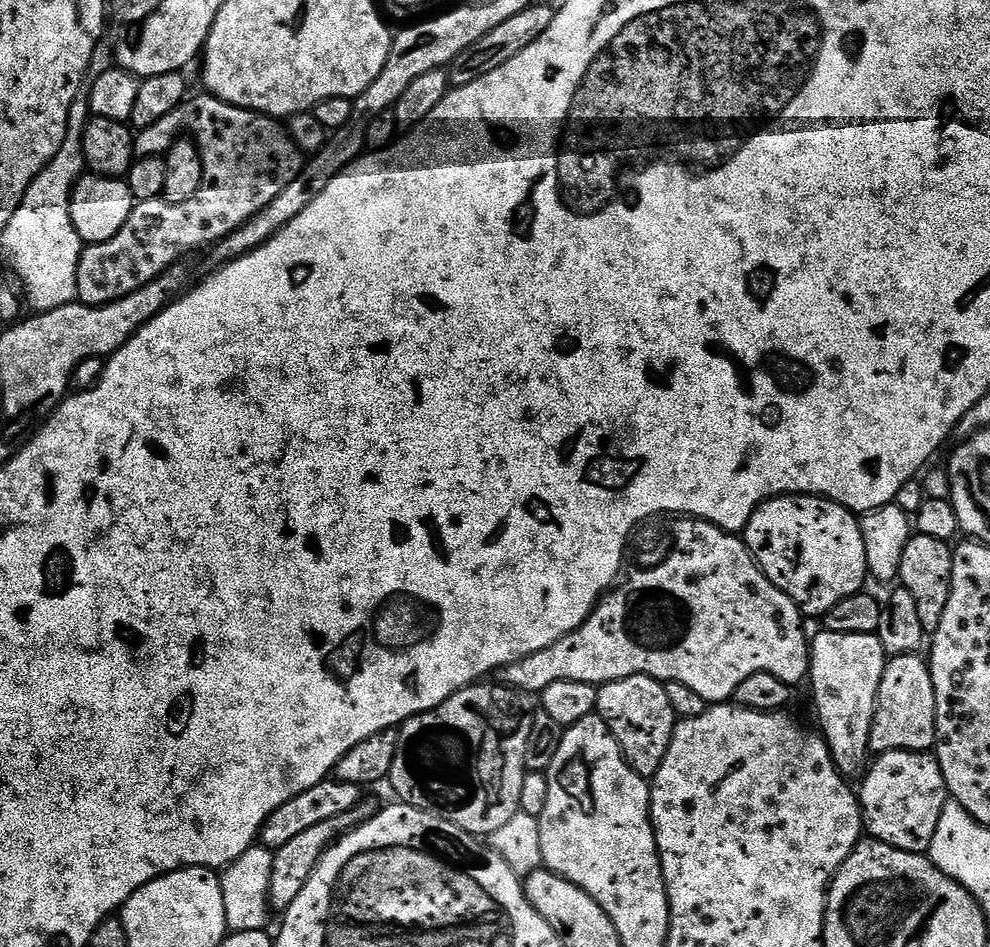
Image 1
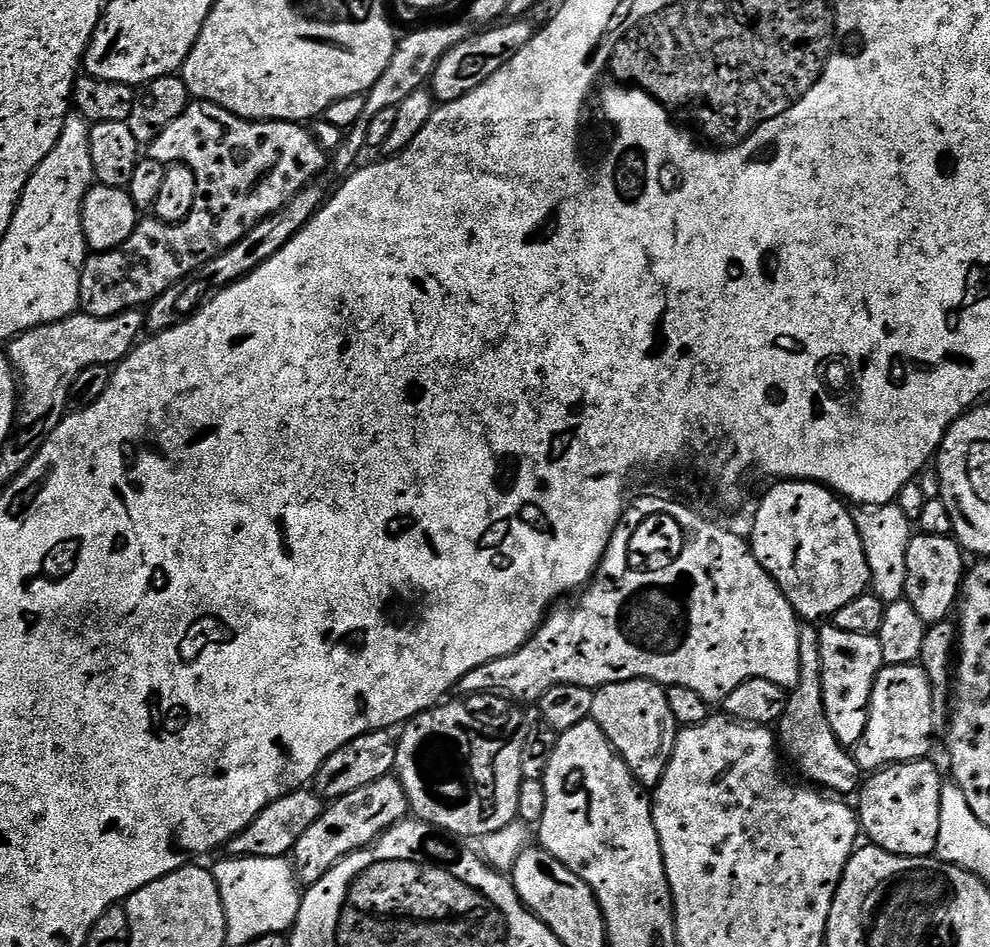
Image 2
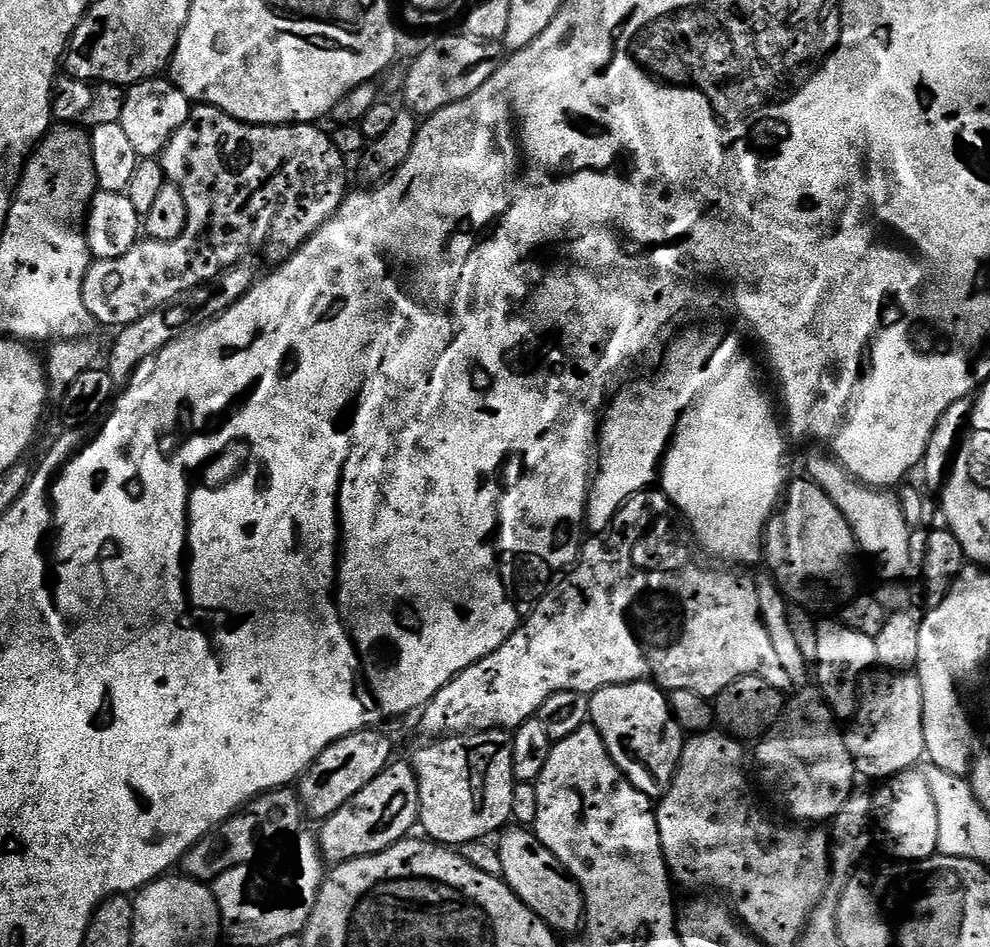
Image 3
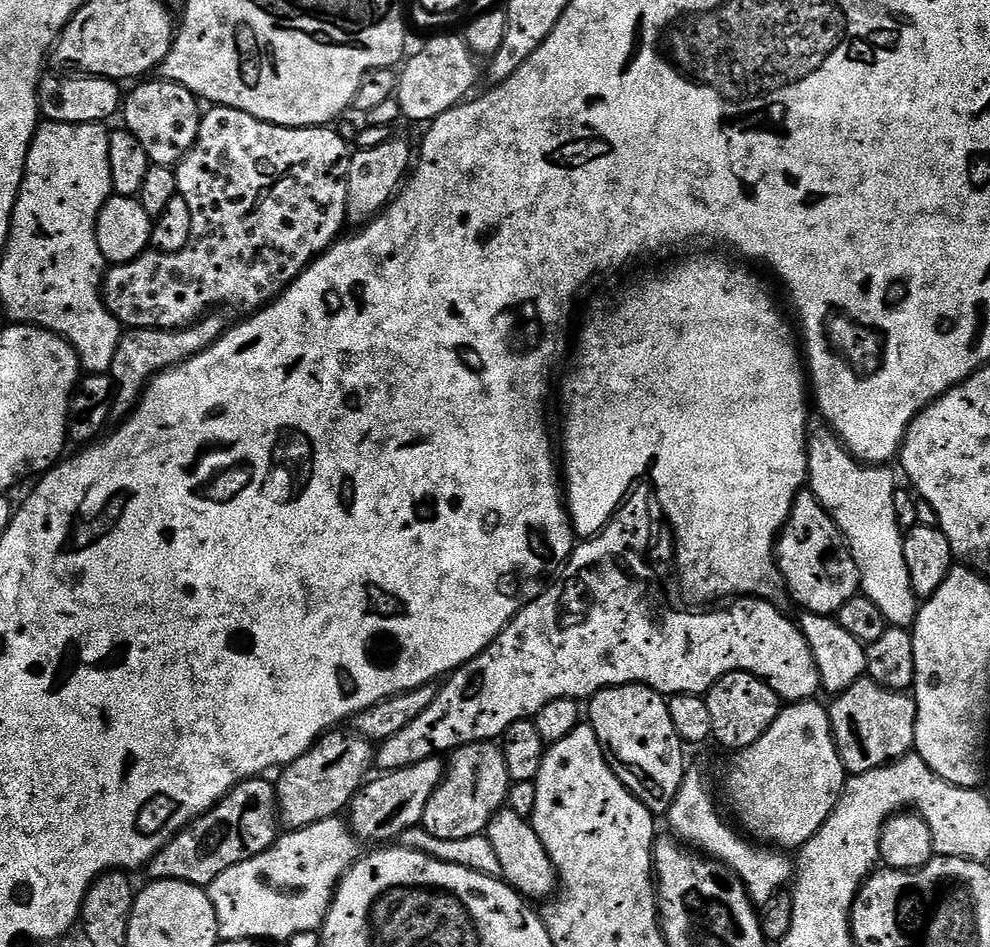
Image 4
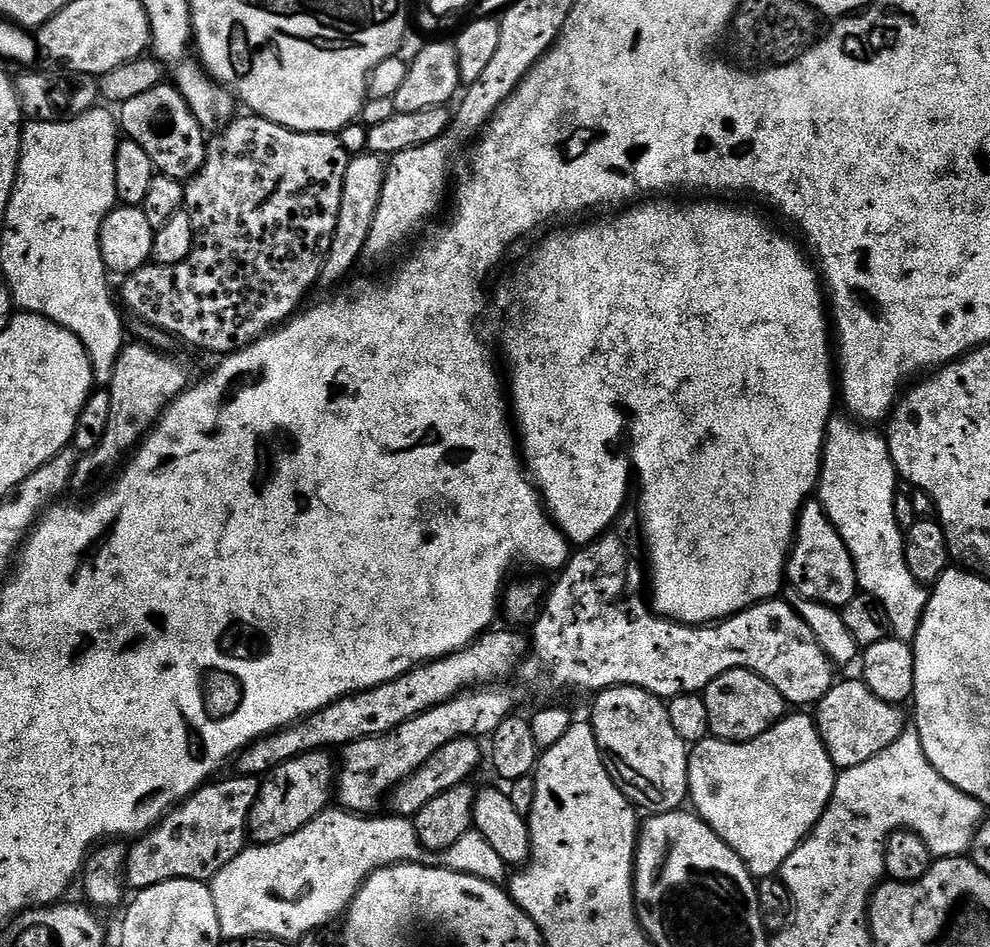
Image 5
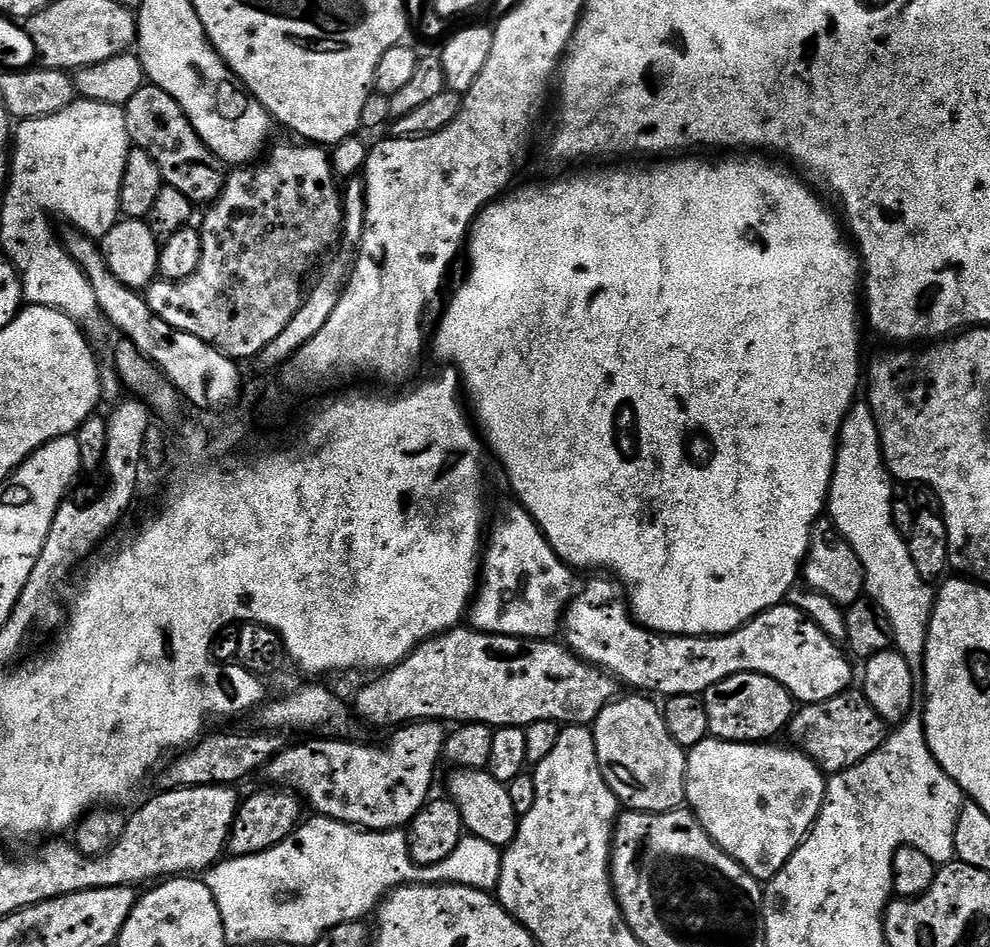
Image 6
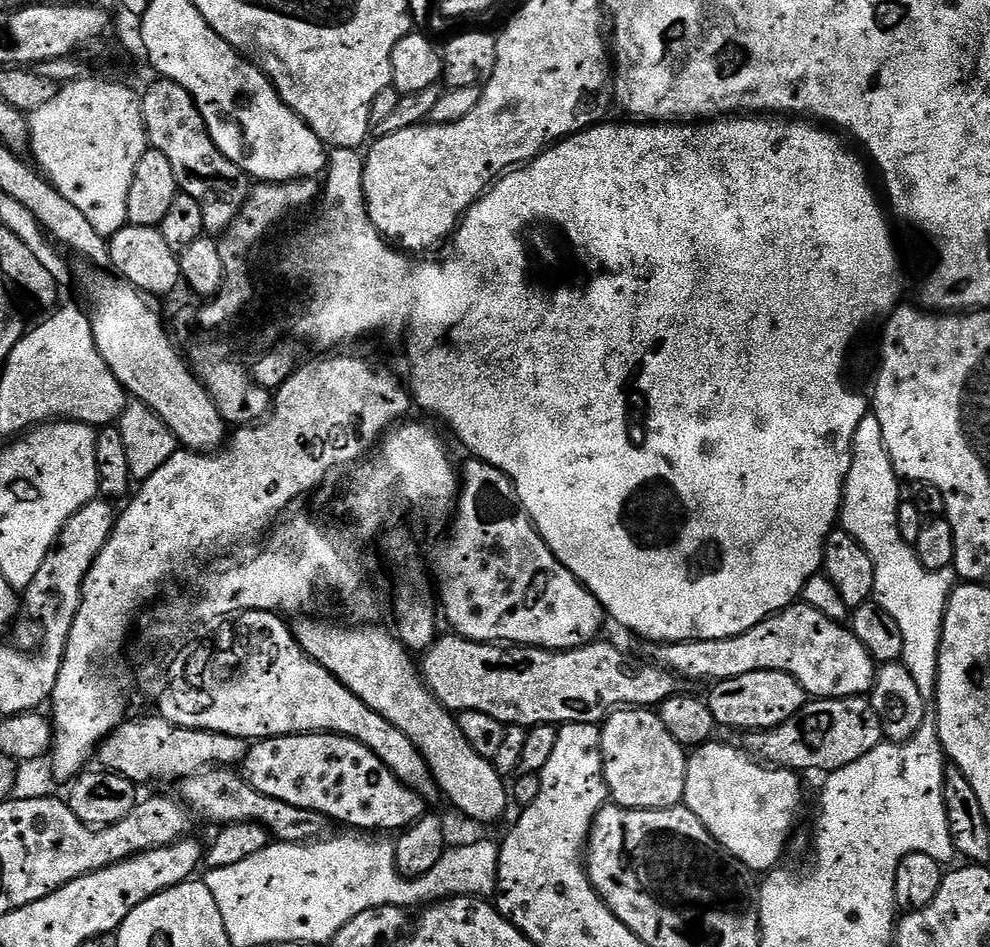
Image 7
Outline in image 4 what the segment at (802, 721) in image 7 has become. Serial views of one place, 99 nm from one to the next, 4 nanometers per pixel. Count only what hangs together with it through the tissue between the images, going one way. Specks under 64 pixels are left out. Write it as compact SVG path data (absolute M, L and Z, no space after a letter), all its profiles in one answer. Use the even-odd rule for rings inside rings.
M861 678L839 693L828 708L832 737L845 773L869 772L900 760L916 746L916 701L908 692L895 692Z

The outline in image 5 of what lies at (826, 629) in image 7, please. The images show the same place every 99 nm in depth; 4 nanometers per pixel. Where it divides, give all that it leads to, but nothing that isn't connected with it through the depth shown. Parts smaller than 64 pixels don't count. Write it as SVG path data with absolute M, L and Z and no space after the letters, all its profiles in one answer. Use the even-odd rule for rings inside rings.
M605 534L573 551L567 564L555 577L556 585L550 588L531 625L530 655L518 669L518 676L526 683L545 684L548 688L581 688L591 694L599 694L605 688L627 686L641 688L661 698L671 698L687 692L703 693L707 684L714 682L714 678L735 668L745 668L766 678L766 682L770 682L770 686L774 686L774 690L778 690L778 694L782 694L789 705L815 706L831 690L834 665L822 646L818 646L814 634L810 634L810 626L798 618L787 599L773 598L745 607L735 616L729 616L727 620L711 626L693 626L665 620L653 611L646 599L646 568L641 557L639 560L628 553L632 548L630 541L612 535Z

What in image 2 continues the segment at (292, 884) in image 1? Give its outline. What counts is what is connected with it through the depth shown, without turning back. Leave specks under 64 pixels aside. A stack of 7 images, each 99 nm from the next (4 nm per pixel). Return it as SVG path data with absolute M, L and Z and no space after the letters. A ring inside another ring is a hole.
M392 774L378 778L378 782L370 782L370 786L362 786L362 790L354 790L354 794L331 801L318 822L314 822L292 847L290 859L297 881L304 886L316 884L343 856L368 847L387 828L405 819L409 812L406 790L402 790L400 781Z

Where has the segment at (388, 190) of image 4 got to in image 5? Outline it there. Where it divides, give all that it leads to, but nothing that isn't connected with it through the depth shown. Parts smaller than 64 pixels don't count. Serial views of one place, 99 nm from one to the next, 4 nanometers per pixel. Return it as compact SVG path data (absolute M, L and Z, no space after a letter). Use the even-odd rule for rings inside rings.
M364 152L351 157L342 184L342 199L339 206L338 221L335 226L334 241L323 263L319 285L334 286L342 281L355 266L359 256L365 251L373 228L374 214L382 194L382 182L385 180L385 161L375 153Z

